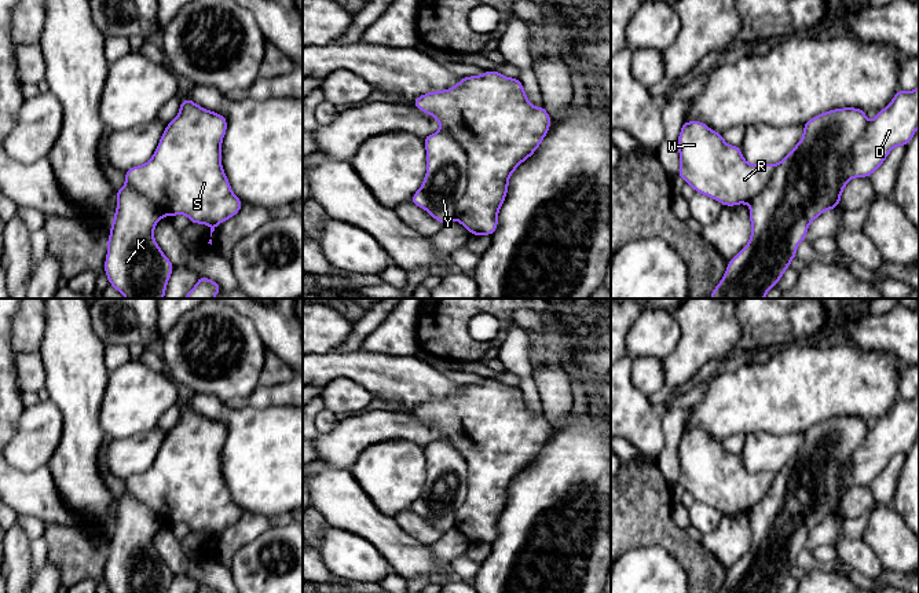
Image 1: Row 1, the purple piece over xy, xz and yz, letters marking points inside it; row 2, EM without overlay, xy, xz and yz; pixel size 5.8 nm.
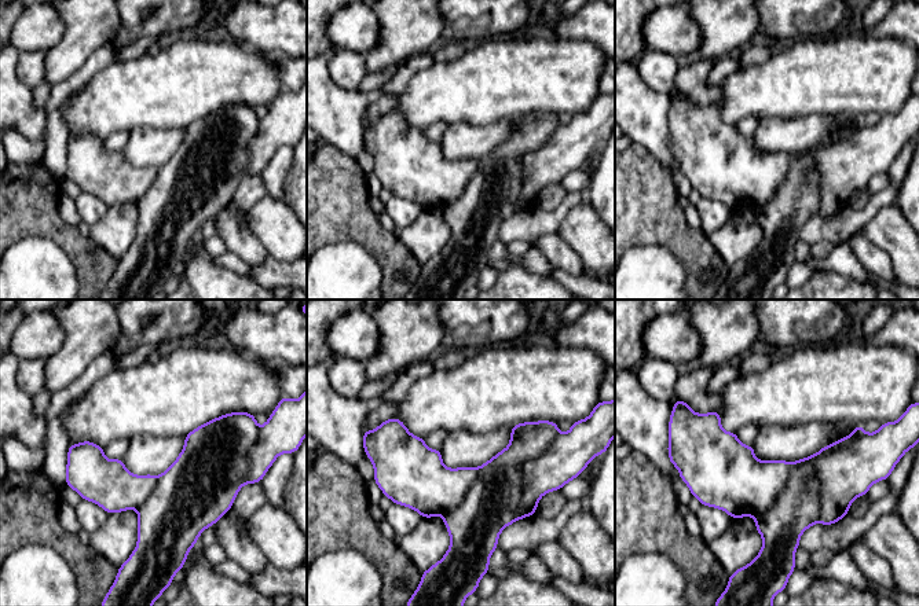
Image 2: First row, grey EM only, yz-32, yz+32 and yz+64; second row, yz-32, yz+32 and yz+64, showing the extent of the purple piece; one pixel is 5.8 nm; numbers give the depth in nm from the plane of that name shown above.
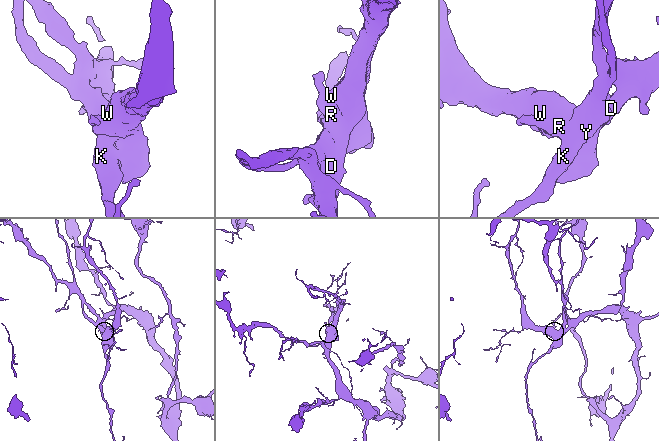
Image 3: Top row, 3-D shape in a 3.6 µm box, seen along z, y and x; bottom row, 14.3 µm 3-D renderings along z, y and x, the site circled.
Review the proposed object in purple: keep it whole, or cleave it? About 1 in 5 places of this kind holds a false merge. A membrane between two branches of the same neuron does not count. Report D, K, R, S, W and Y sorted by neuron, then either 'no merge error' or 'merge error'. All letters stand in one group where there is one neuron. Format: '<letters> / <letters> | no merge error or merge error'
D R S W / K Y | merge error

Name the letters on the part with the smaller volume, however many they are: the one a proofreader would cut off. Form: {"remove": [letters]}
{"remove": ["K", "Y"]}

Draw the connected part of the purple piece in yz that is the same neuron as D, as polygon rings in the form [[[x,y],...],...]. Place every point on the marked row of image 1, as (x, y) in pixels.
[[[919,85],[911,91],[898,89],[890,103],[868,122],[861,139],[854,143],[849,157],[843,158],[843,180],[869,177],[897,146],[907,146],[919,128]]]

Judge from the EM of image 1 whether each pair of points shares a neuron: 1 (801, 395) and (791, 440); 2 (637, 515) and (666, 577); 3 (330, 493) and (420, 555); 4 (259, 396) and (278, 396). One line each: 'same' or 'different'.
1: different
2: different
3: same
4: same

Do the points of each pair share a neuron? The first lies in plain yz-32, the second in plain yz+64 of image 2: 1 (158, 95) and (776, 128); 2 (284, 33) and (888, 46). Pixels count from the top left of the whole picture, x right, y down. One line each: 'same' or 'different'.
1: different
2: different

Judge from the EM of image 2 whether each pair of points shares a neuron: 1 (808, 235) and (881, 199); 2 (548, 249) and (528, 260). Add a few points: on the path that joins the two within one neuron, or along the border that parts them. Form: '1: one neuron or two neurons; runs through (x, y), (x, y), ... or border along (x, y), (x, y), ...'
1: one neuron; runs through (826, 228), (839, 228), (863, 216)
2: two neurons; border along (533, 243), (553, 265)

